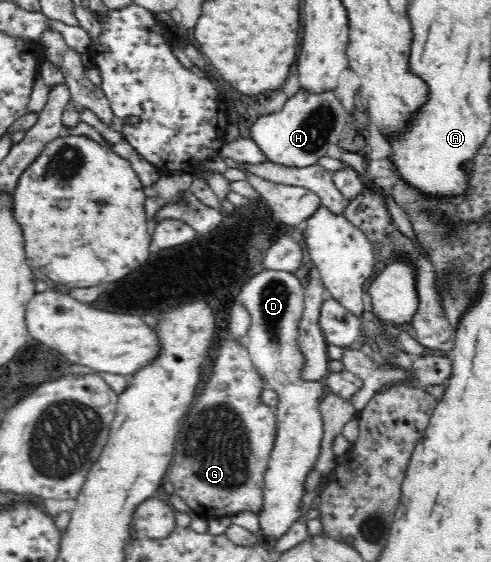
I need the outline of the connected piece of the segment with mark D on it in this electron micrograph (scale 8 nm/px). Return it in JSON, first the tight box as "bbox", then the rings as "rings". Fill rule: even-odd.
{"bbox":[237,270,327,539],"rings":[[[265,270],[243,286],[241,299],[237,299],[244,303],[252,317],[245,337],[251,361],[279,396],[275,408],[277,437],[265,471],[263,507],[258,512],[260,531],[271,539],[281,536],[303,513],[304,509],[299,511],[304,494],[303,484],[318,458],[324,434],[320,401],[327,392],[325,382],[307,383],[300,379],[299,372],[304,359],[297,345],[297,323],[303,313],[305,293],[301,280],[293,272]]]}

